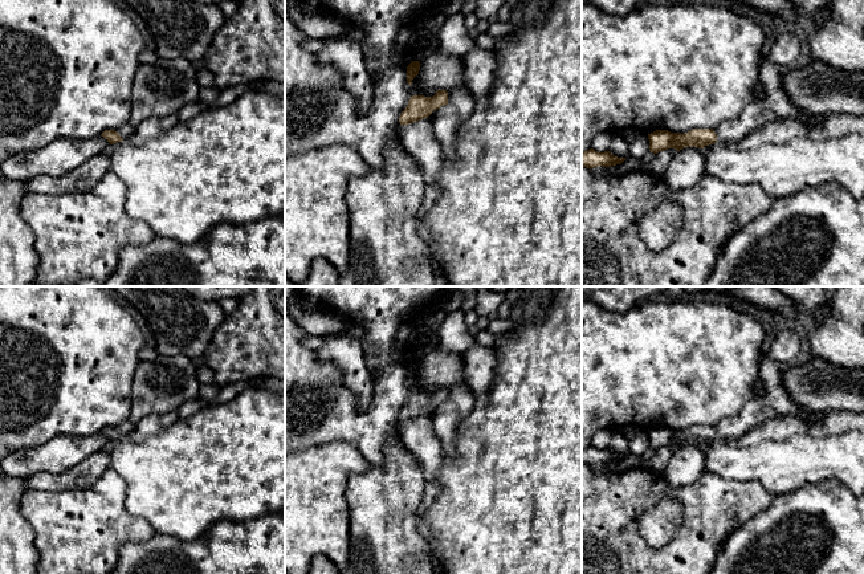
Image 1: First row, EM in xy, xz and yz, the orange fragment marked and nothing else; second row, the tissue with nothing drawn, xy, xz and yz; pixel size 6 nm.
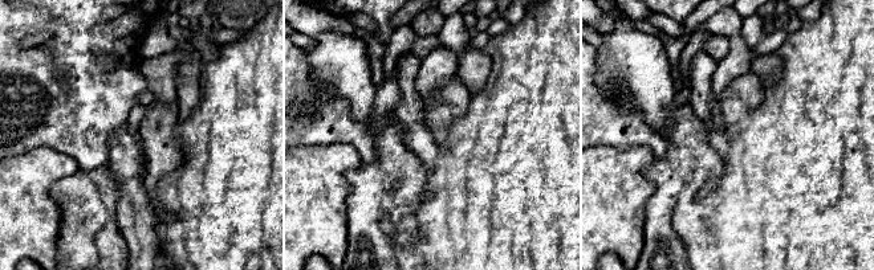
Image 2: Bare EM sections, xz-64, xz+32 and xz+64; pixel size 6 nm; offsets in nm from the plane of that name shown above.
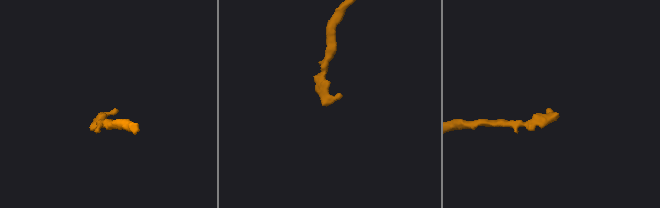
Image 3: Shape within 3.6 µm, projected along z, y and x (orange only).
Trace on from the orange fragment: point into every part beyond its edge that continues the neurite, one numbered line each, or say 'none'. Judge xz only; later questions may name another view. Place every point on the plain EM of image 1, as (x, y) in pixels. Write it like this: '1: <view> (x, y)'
1: xz (418, 436)

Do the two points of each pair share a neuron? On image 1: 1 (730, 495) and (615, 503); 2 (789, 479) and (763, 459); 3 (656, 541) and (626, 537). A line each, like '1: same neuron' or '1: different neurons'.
1: same neuron
2: same neuron
3: different neurons

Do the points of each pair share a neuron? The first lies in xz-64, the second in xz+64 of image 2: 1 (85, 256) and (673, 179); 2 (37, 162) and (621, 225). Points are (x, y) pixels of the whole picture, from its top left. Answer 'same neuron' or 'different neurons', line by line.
1: same neuron
2: same neuron

